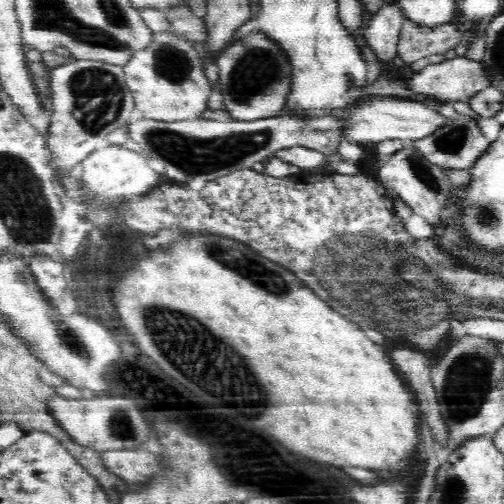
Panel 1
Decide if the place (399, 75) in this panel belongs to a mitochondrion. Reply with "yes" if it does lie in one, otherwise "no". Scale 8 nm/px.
no

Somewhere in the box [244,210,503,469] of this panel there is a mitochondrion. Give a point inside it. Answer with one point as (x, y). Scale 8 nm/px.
(469, 384)

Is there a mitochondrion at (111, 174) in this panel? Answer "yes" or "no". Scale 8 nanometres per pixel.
no

